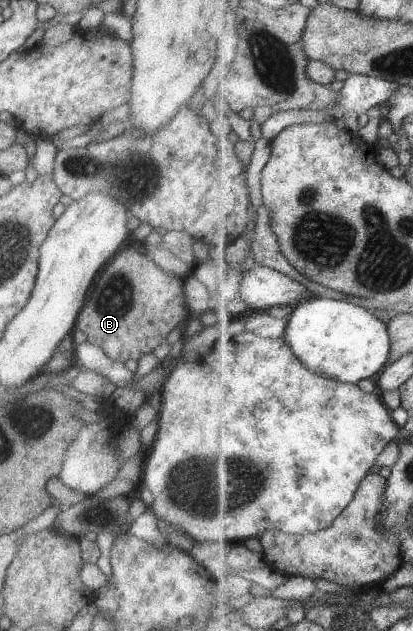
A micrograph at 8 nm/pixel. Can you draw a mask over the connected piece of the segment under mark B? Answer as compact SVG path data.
M127 246L109 261L97 274L97 278L90 286L82 310L79 310L74 328L80 330L87 337L88 344L101 348L110 360L125 363L130 359L137 361L143 355L151 353L158 345L166 340L167 335L181 322L189 318L184 306L182 292L183 280L167 272L159 272L157 266L133 246Z

